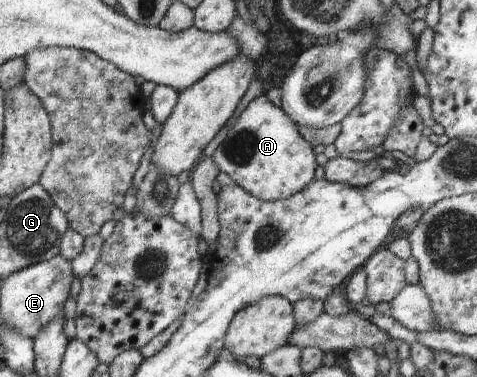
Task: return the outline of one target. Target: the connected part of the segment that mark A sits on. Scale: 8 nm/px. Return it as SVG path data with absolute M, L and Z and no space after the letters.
M266 94L253 99L242 113L233 119L236 123L226 126L227 133L220 136L221 142L213 152L212 158L218 170L226 173L247 193L264 202L276 202L303 191L315 179L318 164L312 145L297 131L297 124L282 109L275 106Z

